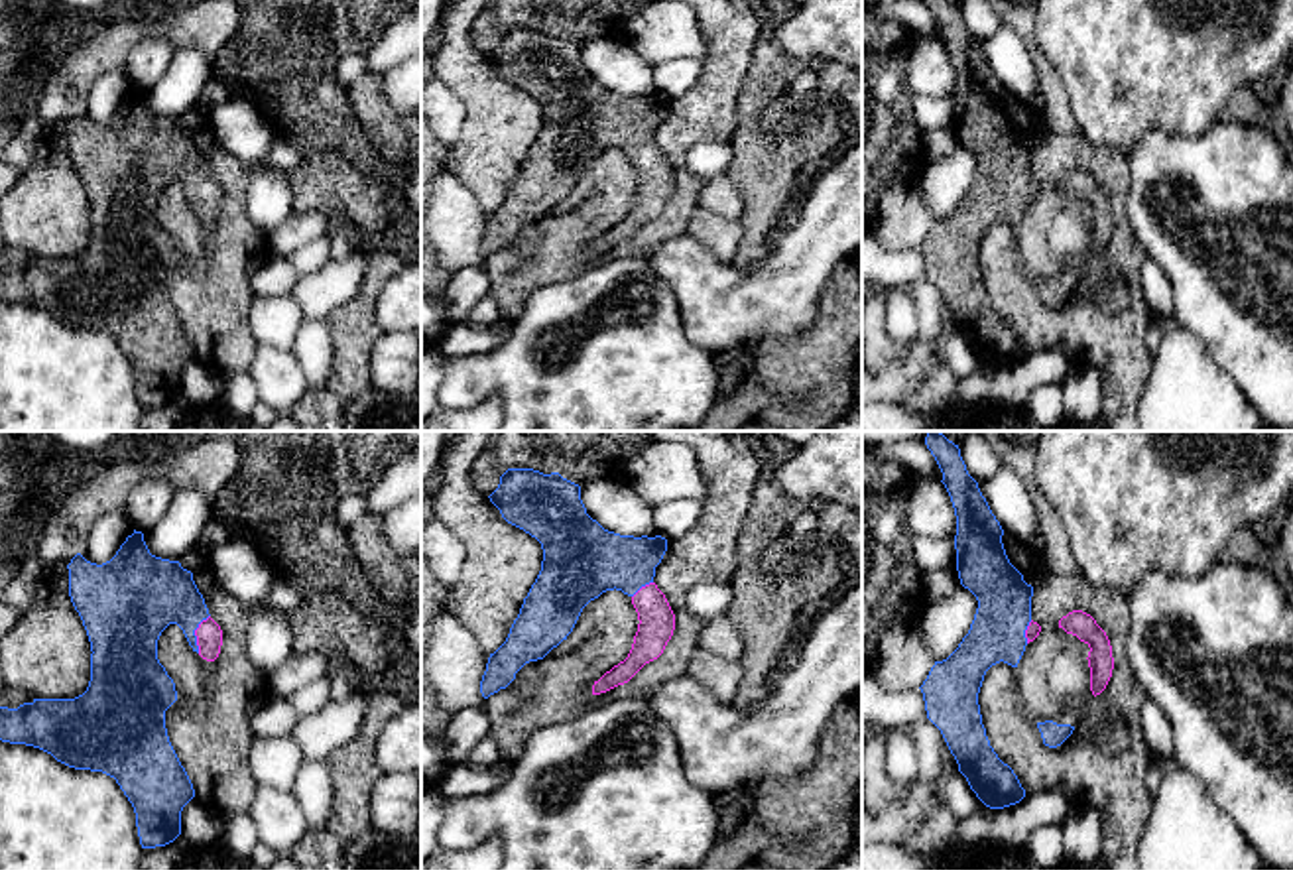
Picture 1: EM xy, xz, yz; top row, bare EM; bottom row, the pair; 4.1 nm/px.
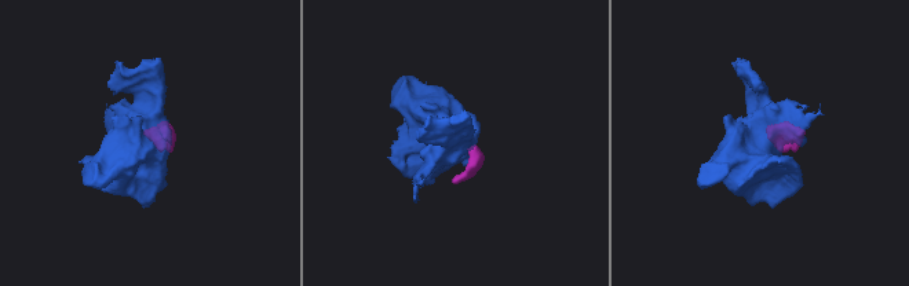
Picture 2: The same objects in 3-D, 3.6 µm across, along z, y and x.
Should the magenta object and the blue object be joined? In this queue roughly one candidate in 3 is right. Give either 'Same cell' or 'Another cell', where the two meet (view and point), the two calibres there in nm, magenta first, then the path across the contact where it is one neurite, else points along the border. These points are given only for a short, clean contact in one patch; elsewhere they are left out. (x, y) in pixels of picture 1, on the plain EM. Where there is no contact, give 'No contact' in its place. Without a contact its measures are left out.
Same cell. Touches magenta at xy (195, 193). Thickness 110 nm (magenta) against 300 nm. Path across: xy (209, 195), (195, 193), (162, 156), (150, 152)

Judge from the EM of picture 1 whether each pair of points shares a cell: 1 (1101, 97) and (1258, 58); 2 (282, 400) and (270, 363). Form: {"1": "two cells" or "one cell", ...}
{"1": "one cell", "2": "one cell"}

